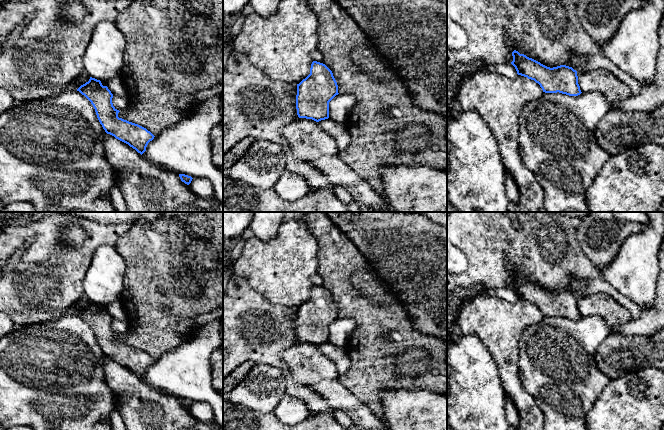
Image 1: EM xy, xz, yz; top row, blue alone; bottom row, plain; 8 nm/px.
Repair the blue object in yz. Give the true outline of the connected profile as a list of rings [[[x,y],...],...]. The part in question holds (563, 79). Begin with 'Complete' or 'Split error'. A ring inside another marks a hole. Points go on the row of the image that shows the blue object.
Complete. [[[516,50],[512,52],[512,56],[511,64],[517,74],[534,80],[543,92],[559,92],[569,96],[578,96],[582,93],[578,84],[577,71],[572,67],[560,65],[550,68]]]

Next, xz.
Complete. [[[313,61],[310,74],[297,84],[298,117],[316,122],[328,119],[329,102],[338,94],[338,85],[332,71],[325,64]]]

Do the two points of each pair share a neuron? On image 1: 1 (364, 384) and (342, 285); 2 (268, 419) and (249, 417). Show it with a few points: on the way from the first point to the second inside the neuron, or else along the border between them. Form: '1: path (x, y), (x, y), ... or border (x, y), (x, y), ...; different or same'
1: path (366, 359), (366, 312), (364, 310); same
2: path (263, 419), (254, 419); same

